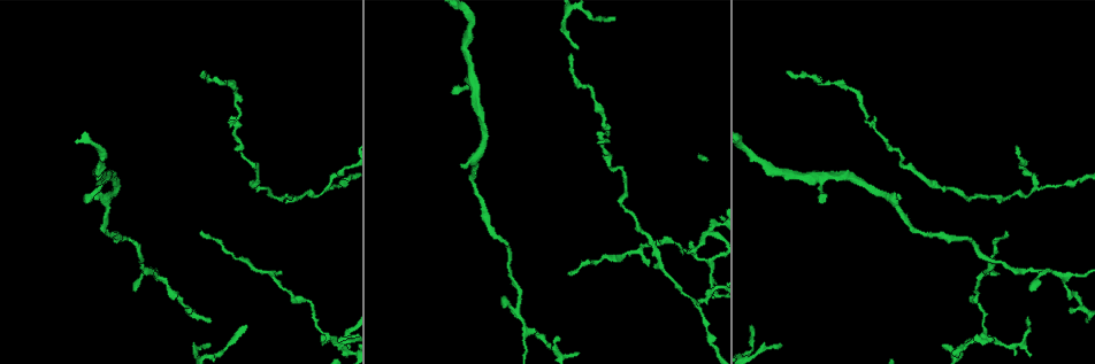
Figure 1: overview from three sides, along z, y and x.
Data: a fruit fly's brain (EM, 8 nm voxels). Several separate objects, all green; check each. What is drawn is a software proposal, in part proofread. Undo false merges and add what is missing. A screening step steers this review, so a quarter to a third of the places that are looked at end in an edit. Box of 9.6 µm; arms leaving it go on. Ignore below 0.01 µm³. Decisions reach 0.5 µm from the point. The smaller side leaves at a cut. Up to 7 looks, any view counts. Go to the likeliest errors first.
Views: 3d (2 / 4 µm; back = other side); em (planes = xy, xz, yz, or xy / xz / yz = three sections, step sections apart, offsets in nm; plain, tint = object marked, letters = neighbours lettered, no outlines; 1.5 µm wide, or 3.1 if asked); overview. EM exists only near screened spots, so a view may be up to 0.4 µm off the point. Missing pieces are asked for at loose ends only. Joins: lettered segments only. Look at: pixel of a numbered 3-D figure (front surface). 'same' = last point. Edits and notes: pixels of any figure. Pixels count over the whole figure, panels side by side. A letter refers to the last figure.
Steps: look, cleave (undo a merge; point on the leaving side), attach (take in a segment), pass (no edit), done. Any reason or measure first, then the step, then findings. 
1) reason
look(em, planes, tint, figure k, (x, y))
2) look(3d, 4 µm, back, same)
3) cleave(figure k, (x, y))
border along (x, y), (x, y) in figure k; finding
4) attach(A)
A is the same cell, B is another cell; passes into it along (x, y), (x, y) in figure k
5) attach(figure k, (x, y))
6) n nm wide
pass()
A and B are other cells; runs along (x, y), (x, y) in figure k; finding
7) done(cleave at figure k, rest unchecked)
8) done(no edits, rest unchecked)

free end
look(em, xy, step 8, tint, figure 1, (569, 274))

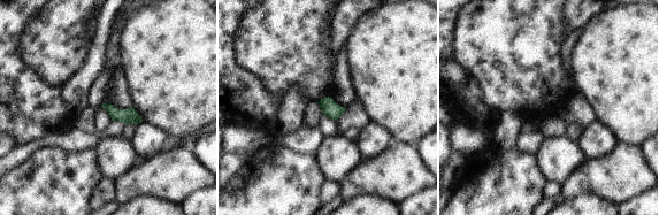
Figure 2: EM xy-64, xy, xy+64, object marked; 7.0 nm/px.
look(em, planes, letters, same)

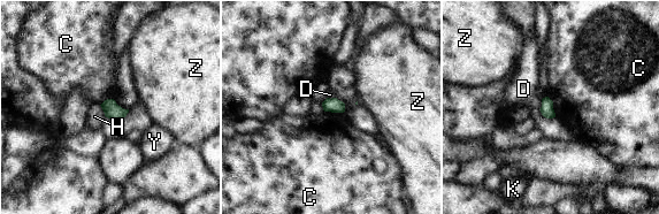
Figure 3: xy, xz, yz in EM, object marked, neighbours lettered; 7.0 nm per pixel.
pass()
C, D, H, K, Y and Z are other cells; border along (548, 96), (552, 101), (556, 116) in figure 3; no lettered segment goes on from it

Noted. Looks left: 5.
thin end
look(3d, 4 µm, figure 1, (826, 198))

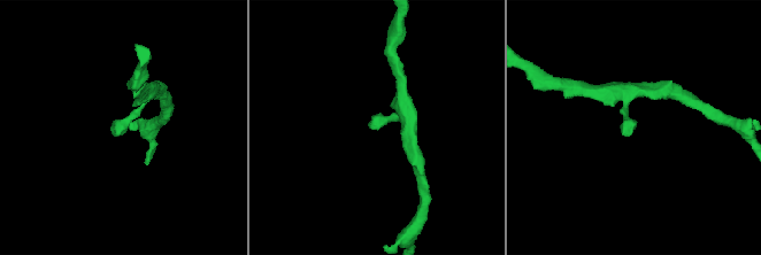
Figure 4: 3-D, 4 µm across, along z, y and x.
shape alone is not enough
look(em, planes, plain, figure 4, (629, 130))

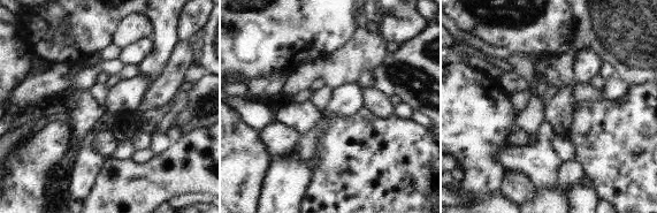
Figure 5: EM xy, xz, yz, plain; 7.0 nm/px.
what lies round it
look(em, planes, letters, same)

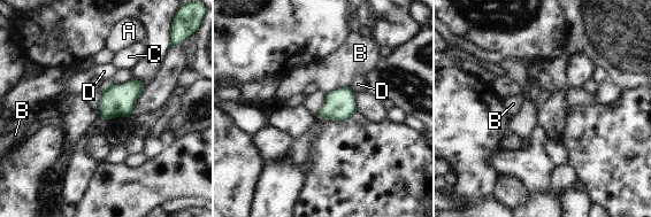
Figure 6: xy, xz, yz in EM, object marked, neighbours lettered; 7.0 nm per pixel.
220 nm wide
pass()
A, B, C and D are other cells; border along (347, 86), (332, 90), (326, 94) in figure 6; no lettered segment goes on from it

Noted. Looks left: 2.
done(no edits, rest unchecked)

